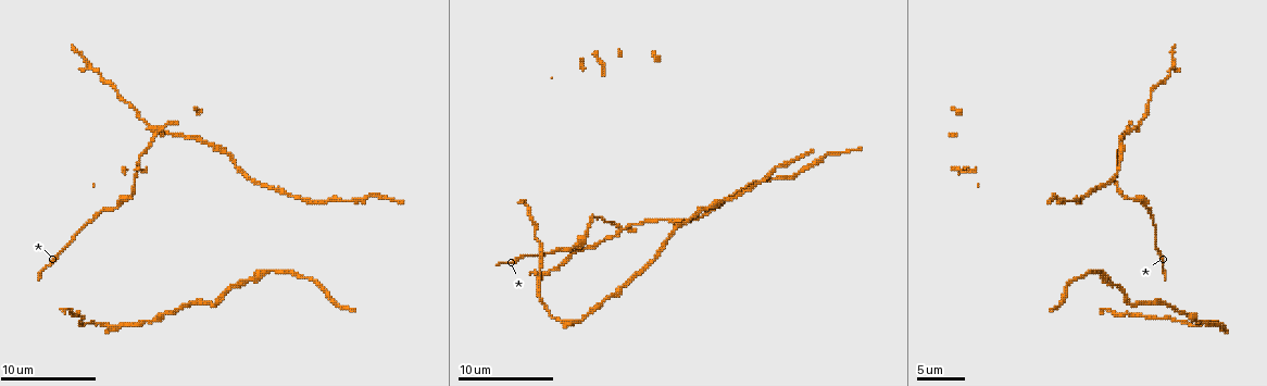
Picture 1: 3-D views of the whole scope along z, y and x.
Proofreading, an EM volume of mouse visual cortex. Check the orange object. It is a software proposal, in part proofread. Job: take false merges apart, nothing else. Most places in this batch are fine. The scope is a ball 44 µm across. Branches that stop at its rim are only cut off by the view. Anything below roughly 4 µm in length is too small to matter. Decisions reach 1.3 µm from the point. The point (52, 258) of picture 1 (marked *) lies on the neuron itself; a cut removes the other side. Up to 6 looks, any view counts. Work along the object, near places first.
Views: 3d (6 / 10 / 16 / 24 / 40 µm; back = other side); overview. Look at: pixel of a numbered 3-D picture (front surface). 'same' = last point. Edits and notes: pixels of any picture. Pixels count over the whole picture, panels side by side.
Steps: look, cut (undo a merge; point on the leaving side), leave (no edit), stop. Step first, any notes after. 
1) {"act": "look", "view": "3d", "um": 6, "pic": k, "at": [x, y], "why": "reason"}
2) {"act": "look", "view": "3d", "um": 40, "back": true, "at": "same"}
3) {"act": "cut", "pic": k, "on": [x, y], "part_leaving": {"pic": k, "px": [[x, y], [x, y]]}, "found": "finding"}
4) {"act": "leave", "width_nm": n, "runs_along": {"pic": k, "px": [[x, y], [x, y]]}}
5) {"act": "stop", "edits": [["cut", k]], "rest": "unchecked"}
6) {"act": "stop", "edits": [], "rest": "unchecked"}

{"act": "look", "view": "3d", "um": 10, "pic": 1, "at": [160, 131], "why": "looks like a crossing"}

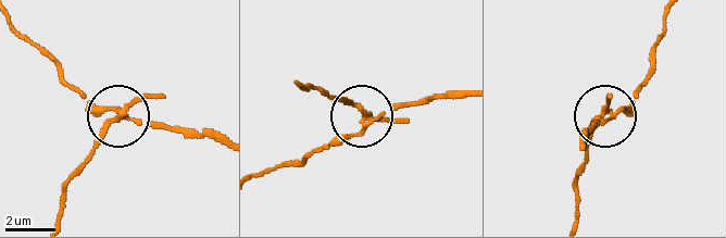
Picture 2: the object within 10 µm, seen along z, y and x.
{"act": "leave", "side_arm_um": 15, "runs_along": {"pic": 2, "px": [[297, 82], [351, 101], [364, 117], [358, 129], [310, 154]]}, "found": "all the same neuron"}

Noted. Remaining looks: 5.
{"act": "look", "view": "3d", "um": 16, "pic": 1, "at": [573, 251], "why": "thick turns thin"}

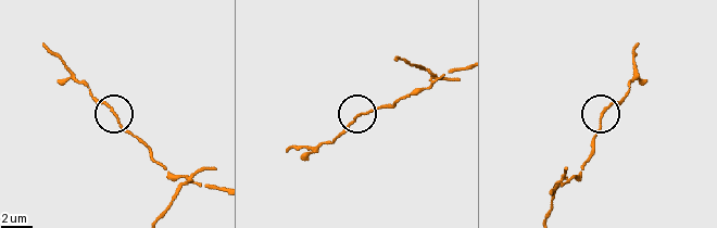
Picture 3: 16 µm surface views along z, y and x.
{"act": "leave", "width_nm": 120, "runs_along": {"pic": 3, "px": [[395, 58], [424, 70], [428, 85], [359, 114], [331, 142]]}, "found": "continuous, no second neuron"}

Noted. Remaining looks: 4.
{"act": "look", "view": "3d", "um": 10, "pic": 1, "at": [587, 228], "why": "calibre changes"}

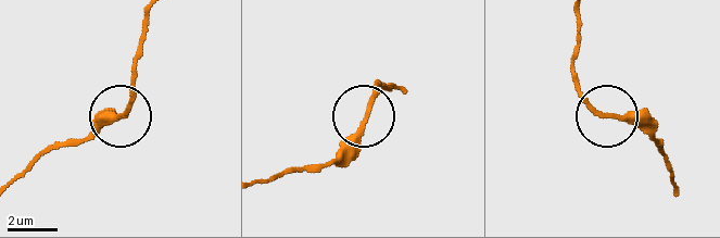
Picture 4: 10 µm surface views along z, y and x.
{"act": "leave", "width_nm": 210, "found": "one neuron here"}

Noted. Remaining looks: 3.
{"act": "stop", "edits": [], "rest": "unchecked"}

